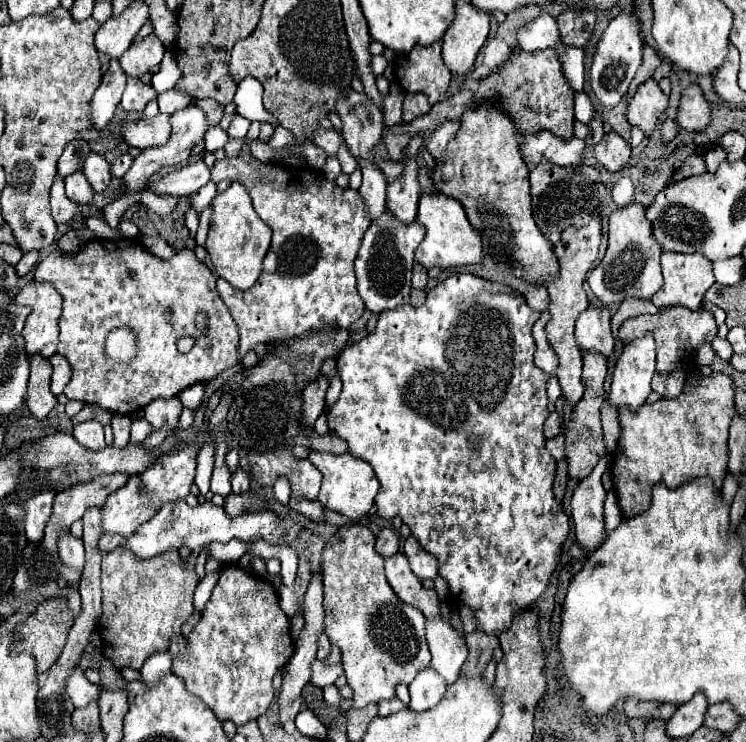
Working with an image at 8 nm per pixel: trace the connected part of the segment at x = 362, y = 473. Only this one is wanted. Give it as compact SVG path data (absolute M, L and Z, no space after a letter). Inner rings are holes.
M313 450L309 454L309 460L323 474L323 484L321 484L321 492L319 492L319 502L323 506L327 506L329 510L341 512L351 520L359 520L371 510L371 506L375 502L375 494L379 490L379 480L375 476L373 468L365 460L361 460L349 452L331 454L331 452L317 452L317 450Z

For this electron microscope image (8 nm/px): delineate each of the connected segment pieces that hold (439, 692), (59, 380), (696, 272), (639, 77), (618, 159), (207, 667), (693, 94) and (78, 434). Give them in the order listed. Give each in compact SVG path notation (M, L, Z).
M431 666L421 670L421 674L417 674L417 678L409 684L409 692L411 692L409 708L415 712L431 710L443 698L445 688L447 688L445 680Z
M53 354L53 356L49 358L49 362L51 362L51 366L53 366L51 392L53 392L55 396L59 396L59 394L63 392L63 388L67 386L67 382L71 380L71 366L69 366L69 362L67 362L63 356L59 356L59 354Z
M663 252L661 254L661 272L663 272L663 286L653 294L651 302L657 308L681 304L691 310L697 310L701 306L703 294L713 286L715 276L711 270L711 262L703 258L701 252L695 254L679 254L679 252Z
M645 44L645 46L643 46L643 60L641 60L641 66L639 66L639 70L637 70L637 74L635 74L633 82L631 82L631 86L629 86L627 98L635 92L635 86L639 86L641 82L645 82L649 76L653 76L653 70L655 70L661 62L663 62L661 56L659 56L649 44Z
M617 132L605 134L603 140L593 148L593 156L609 172L619 172L629 162L629 154L631 154L631 146Z
M229 564L219 574L211 600L207 602L201 620L187 638L187 652L173 658L173 674L177 674L187 690L199 696L219 720L233 720L237 726L259 718L273 702L273 676L293 656L293 638L289 632L289 618L279 608L277 590L267 578L253 576L235 564Z
M693 82L681 94L677 124L683 130L703 130L709 124L709 120L711 120L711 108L703 98L699 84Z
M87 420L87 422L75 424L73 436L81 446L85 446L89 450L101 450L107 446L105 438L103 438L103 424L97 420Z

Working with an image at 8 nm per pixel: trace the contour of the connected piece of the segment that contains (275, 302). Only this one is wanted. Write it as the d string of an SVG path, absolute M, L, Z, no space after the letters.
M243 148L237 158L225 156L223 160L215 162L215 166L211 168L211 180L219 184L225 178L229 178L231 182L237 180L247 188L255 212L273 230L271 246L263 260L261 278L257 278L257 286L253 286L253 290L235 290L229 282L221 278L217 280L219 296L227 304L239 328L239 358L243 358L249 350L255 350L257 344L291 340L323 328L349 328L355 320L359 320L365 312L365 304L361 302L361 296L355 288L353 262L361 246L361 238L371 224L361 194L351 188L339 188L335 182L329 182L319 172L297 170L295 174L283 164L263 164L253 158L249 148Z

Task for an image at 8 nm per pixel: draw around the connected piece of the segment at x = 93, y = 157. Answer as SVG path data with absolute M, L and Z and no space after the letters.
M91 152L85 162L83 162L83 174L87 176L89 184L93 186L95 192L103 192L111 180L111 172L109 172L109 162L101 156Z

